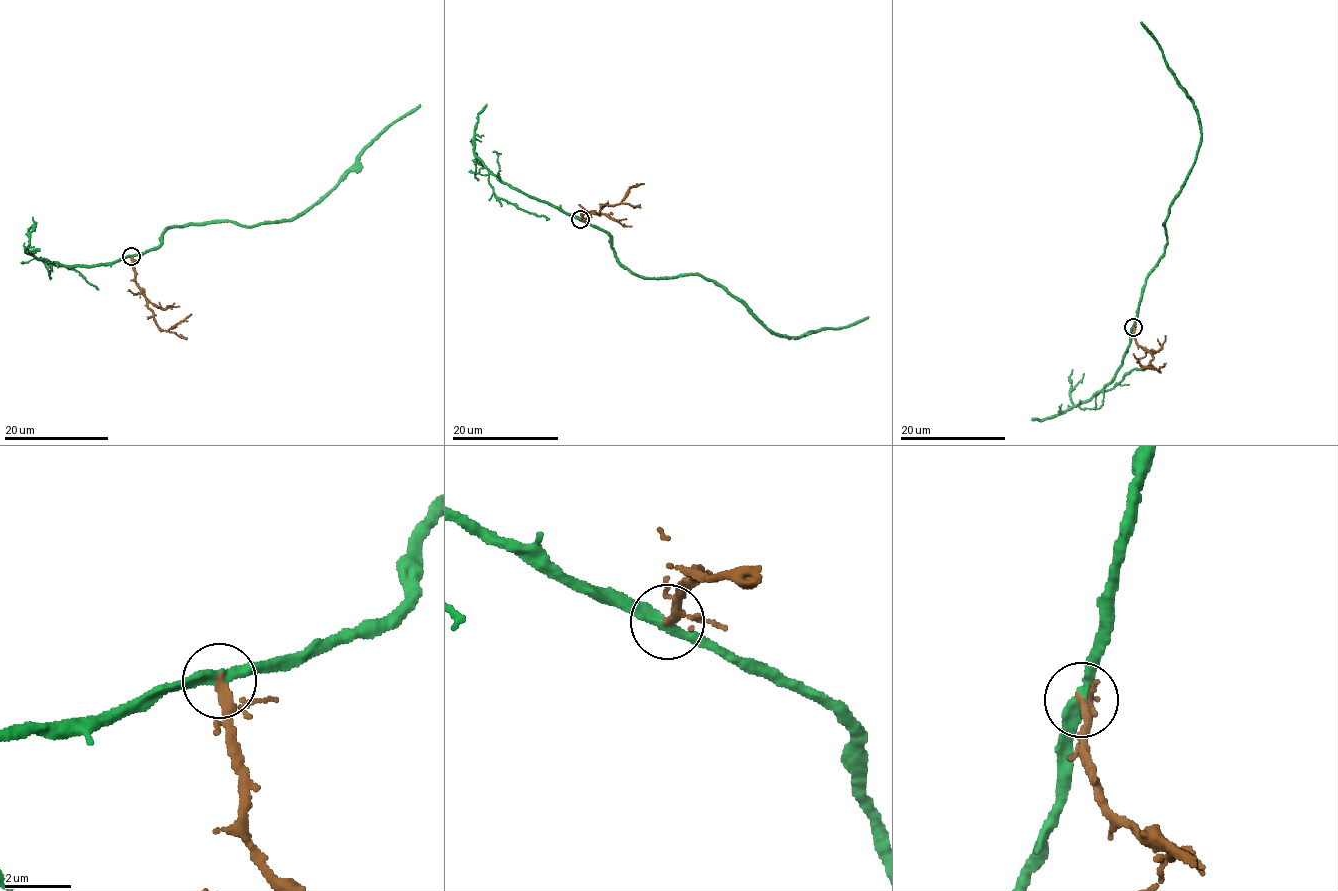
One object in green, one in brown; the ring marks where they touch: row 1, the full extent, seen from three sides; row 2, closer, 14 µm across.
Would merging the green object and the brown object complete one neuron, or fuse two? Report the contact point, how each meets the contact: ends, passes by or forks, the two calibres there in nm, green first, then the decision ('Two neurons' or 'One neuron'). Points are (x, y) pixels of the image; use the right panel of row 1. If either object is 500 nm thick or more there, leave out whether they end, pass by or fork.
Place: (1133, 327). At the ring green passes by. At the ring brown passes by. Thickness 320 nm (green) against 180 nm. Two neurons

